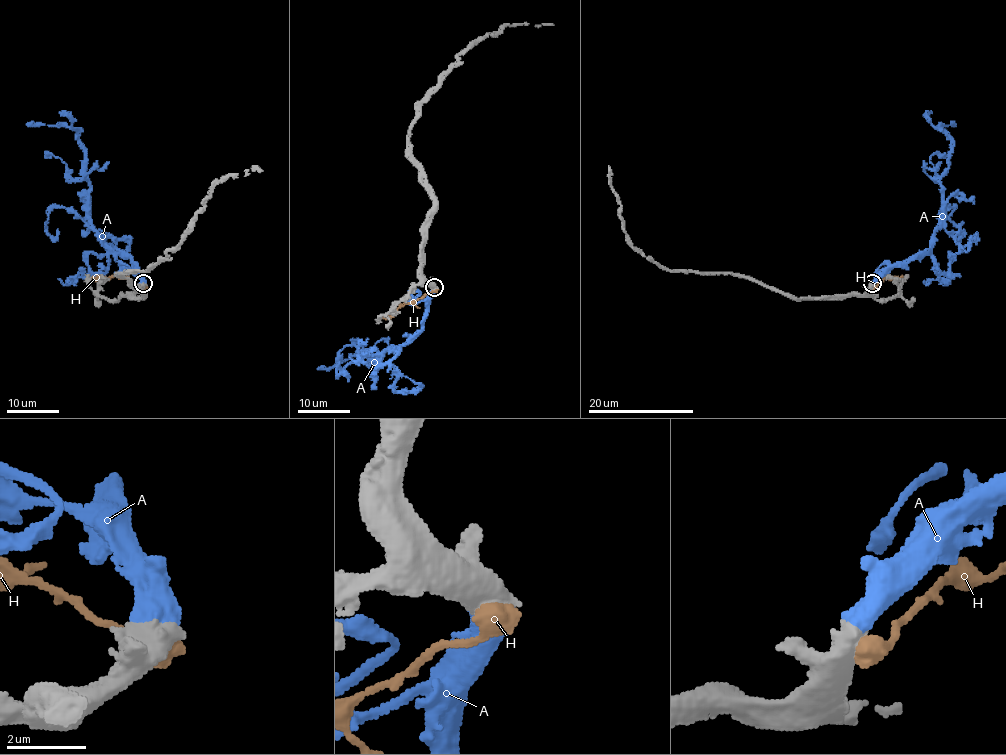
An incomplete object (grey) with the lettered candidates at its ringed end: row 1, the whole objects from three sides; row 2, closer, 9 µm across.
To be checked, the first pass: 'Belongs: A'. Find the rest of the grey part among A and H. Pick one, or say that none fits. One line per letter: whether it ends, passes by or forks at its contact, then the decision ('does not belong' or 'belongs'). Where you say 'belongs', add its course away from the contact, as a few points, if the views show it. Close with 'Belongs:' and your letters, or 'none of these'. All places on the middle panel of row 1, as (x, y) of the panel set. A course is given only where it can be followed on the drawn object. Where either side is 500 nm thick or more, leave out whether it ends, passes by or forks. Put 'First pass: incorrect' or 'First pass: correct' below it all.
A: belongs; it runs (434, 288), (423, 326), (406, 342), (379, 355), (375, 365), (359, 353), (317, 369)
H: does not belong
Belongs: A
First pass: correct

